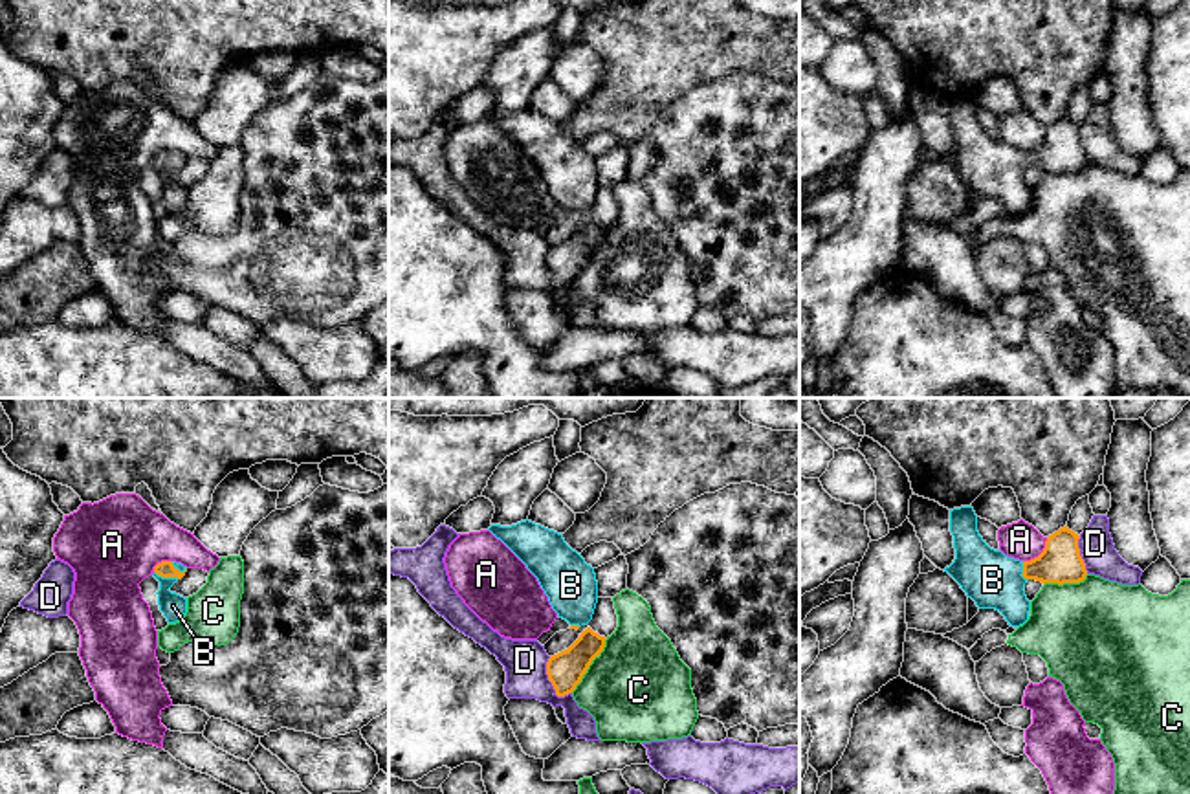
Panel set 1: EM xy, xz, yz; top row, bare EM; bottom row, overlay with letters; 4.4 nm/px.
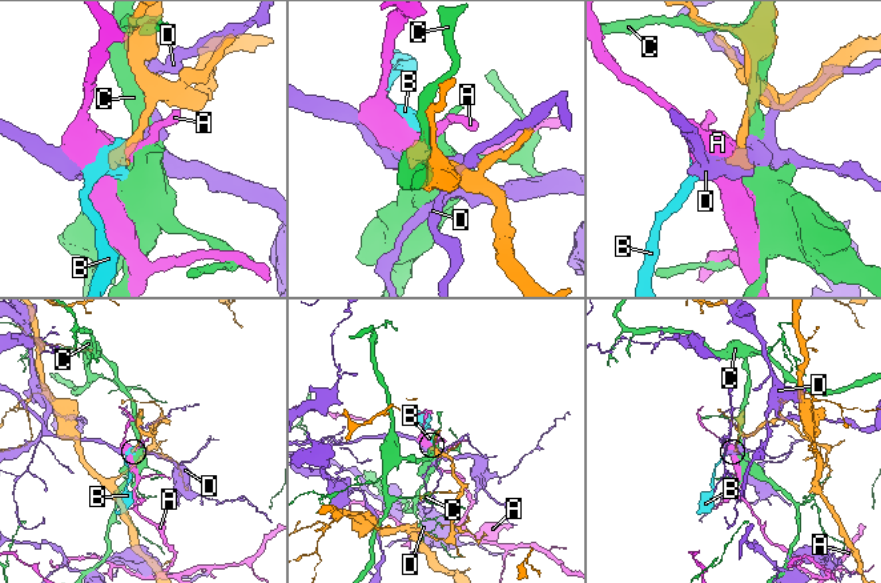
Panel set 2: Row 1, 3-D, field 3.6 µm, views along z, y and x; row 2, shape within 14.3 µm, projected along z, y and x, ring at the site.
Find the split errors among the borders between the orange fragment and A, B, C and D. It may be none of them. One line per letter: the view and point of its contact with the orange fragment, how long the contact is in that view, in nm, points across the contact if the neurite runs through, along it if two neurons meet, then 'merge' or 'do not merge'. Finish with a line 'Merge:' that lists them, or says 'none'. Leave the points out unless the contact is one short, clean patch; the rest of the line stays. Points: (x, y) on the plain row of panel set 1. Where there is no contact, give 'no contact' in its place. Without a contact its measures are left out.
A: meets orange in yz at (1040, 143); contact 160 nm long; border along yz (1047, 127), (1042, 140), (1024, 151); do not merge
B: meets orange in xy at (167, 165); contact 120 nm long; runs through xy (165, 158), (167, 165), (165, 187), (173, 195); merge
C: meets orange in xz at (589, 253); contact 280 nm long; do not merge
D: meets orange in xz at (549, 268); contact 200 nm long; do not merge
Merge: B

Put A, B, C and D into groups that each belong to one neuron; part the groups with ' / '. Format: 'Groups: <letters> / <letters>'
Groups: A / B / C / D

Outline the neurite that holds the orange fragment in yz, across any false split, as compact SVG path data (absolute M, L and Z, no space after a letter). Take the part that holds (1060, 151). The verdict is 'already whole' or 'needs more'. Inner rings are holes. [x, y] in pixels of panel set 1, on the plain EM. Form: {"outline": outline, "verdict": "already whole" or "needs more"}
{"outline": "M972 95L950 99L955 149L944 158L975 191L979 198L999 200L1008 215L1019 216L1029 209L1030 191L1025 172L1080 172L1087 160L1080 145L1080 125L1067 116L1047 127L1043 141L1019 150L990 138L977 121L977 105Z", "verdict": "needs more"}

